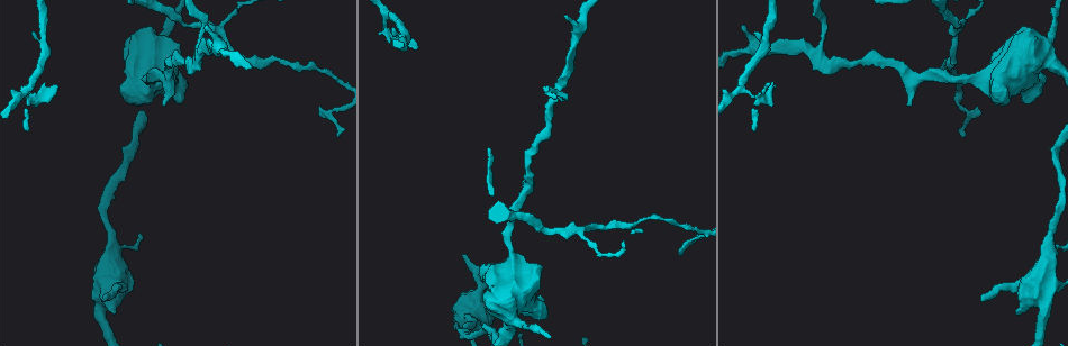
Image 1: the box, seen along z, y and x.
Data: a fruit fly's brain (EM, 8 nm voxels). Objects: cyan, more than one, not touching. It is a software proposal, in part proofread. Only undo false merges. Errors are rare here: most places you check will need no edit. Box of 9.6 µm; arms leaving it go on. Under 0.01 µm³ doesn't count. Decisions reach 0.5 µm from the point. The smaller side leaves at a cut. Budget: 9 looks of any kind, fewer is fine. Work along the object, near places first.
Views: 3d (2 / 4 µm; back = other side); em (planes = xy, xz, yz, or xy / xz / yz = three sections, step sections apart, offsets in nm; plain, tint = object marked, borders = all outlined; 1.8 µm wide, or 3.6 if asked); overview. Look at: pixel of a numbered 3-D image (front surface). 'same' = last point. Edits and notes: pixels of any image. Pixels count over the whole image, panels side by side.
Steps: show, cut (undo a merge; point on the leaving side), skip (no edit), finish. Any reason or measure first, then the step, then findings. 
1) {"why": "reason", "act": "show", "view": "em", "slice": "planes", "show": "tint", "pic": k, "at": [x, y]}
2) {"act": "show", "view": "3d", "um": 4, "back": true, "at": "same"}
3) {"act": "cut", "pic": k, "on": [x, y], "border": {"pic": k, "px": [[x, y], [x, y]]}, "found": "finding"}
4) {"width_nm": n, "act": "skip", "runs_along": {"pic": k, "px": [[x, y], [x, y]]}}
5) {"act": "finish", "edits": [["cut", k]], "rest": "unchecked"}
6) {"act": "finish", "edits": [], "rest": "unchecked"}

{"act": "show", "view": "em", "slice": "planes", "show": "borders", "pic": 1, "at": [200, 57]}

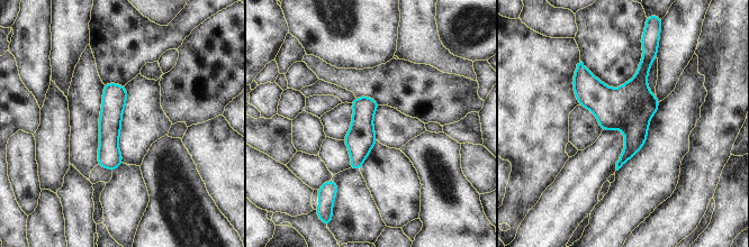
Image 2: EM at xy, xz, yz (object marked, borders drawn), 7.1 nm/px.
{"width_nm": 170, "act": "skip", "runs_along": {"pic": 2, "px": [[110, 85], [111, 166]]}, "found": "continuous, no second neuron"}

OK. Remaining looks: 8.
{"why": "abrupt turn", "act": "show", "view": "3d", "um": 4, "pic": 1, "at": [1021, 64]}

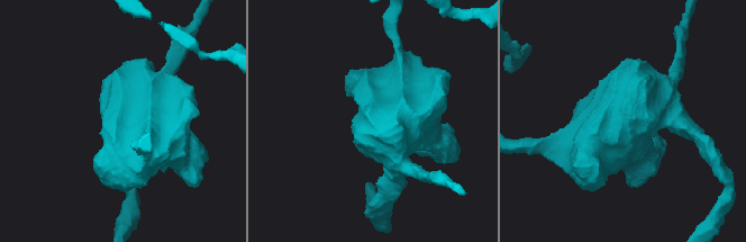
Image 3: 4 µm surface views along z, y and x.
{"act": "show", "view": "em", "slice": "planes", "show": "plain", "pic": 3, "at": [620, 124]}

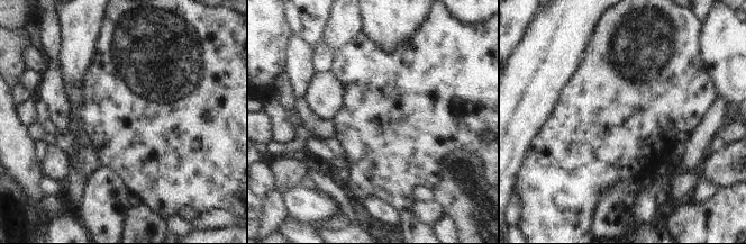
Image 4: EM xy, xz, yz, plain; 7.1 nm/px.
{"act": "show", "view": "em", "slice": "planes", "show": "tint", "at": "same"}

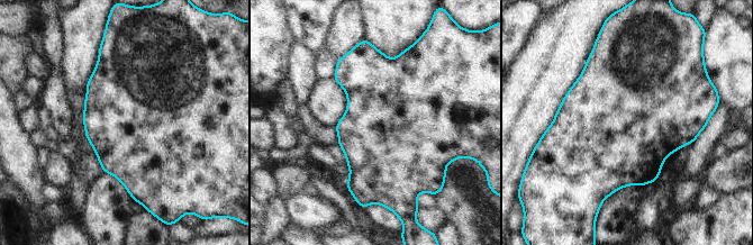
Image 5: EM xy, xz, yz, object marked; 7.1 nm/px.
{"act": "skip", "found": "all the same neuron"}

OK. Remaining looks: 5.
{"why": "three arms meet", "act": "show", "view": "em", "slice": "planes", "show": "tint", "pic": 1, "at": [743, 87]}

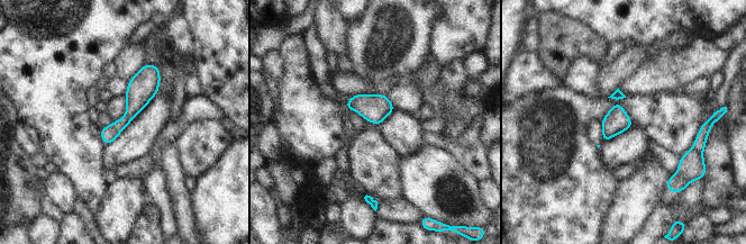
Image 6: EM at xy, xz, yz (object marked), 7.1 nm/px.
{"act": "cut", "pic": 6, "on": [691, 166], "border": {"pic": 6, "px": [[692, 148], [699, 152]]}, "found": "a second neuron is stuck on"}

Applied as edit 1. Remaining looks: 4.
{"why": "see it whole again", "act": "show", "view": "overview"}

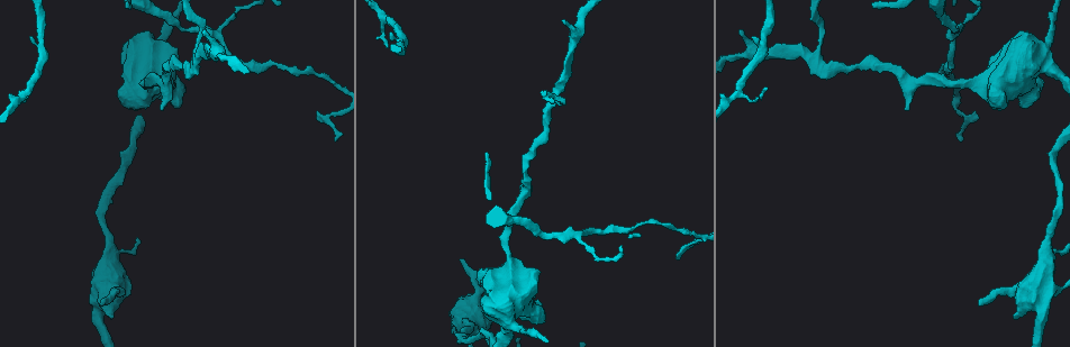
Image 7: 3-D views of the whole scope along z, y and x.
{"why": "two arms in line, one across", "act": "show", "view": "em", "um": 3.6, "slice": "planes", "show": "borders", "pic": 7, "at": [1046, 250]}

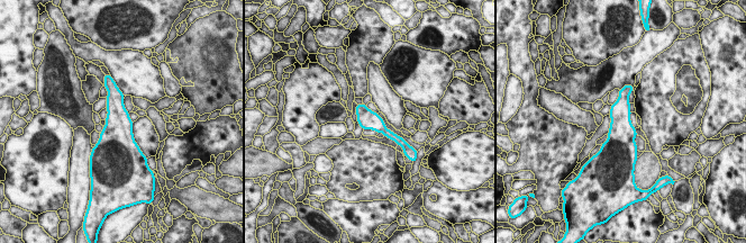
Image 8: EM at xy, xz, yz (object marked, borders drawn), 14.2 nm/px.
{"width_nm": 280, "act": "skip", "found": "all the same neuron"}

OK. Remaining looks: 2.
{"act": "finish", "edits": [["cut", 6]], "rest": "unchecked"}

